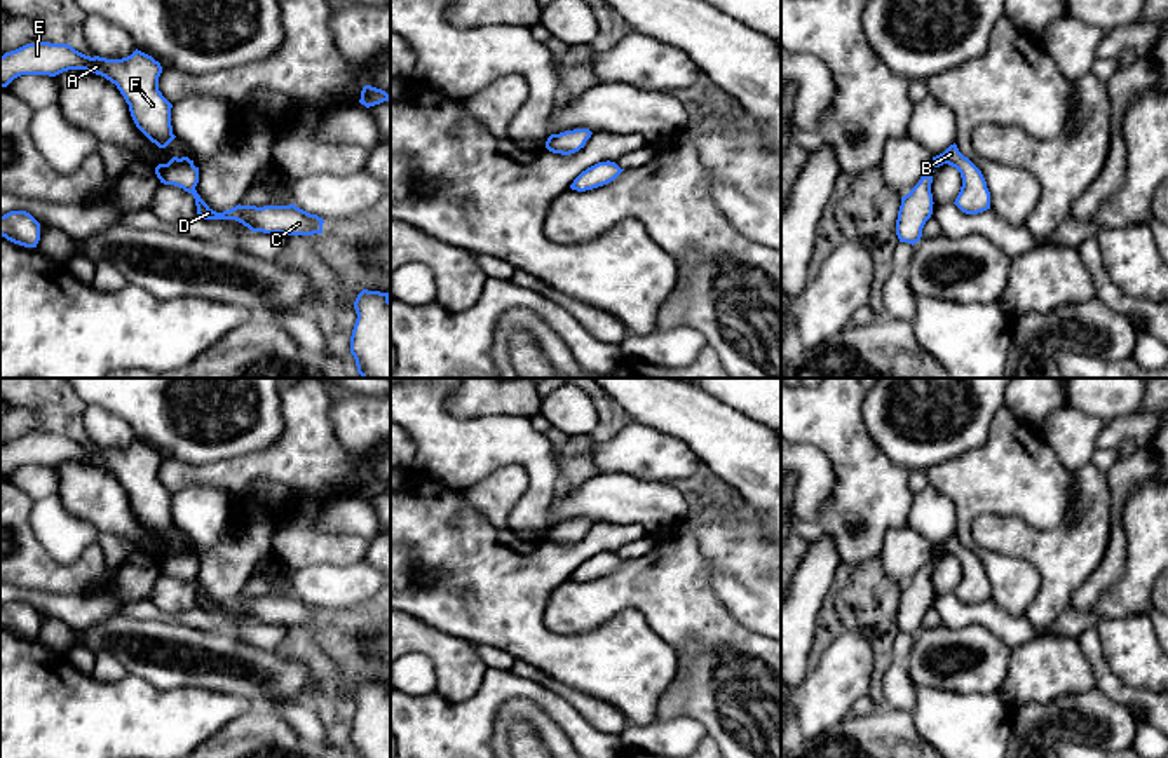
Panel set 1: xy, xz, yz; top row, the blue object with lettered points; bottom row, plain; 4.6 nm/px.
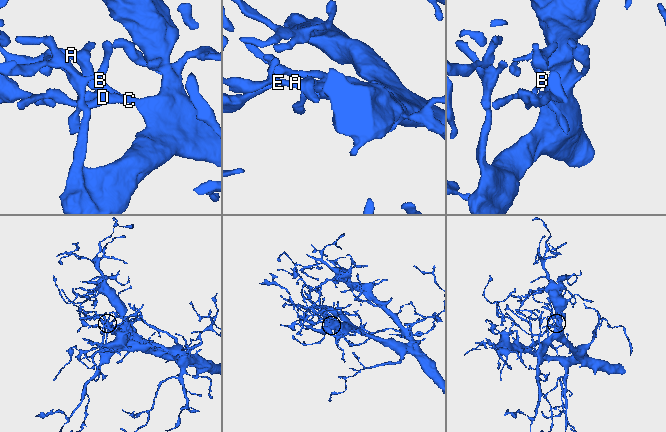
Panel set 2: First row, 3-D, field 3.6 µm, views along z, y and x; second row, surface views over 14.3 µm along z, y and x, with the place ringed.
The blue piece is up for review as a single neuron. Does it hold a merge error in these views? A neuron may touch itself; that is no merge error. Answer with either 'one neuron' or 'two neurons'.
one neuron

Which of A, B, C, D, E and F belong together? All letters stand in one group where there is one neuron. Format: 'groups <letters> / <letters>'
groups A B C D E F

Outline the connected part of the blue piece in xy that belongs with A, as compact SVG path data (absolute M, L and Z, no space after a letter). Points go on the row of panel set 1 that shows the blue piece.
M26 44L0 56L0 87L21 75L56 77L68 70L85 70L115 84L136 127L159 148L176 138L171 125L173 105L159 91L162 66L138 49L127 58L106 59L85 56L68 44Z

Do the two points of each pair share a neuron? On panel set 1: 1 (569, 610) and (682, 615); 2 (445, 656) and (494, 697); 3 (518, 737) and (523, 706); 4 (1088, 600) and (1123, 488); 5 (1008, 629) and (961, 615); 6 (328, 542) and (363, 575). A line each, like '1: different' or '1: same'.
1: same
2: different
3: different
4: same
5: same
6: different

